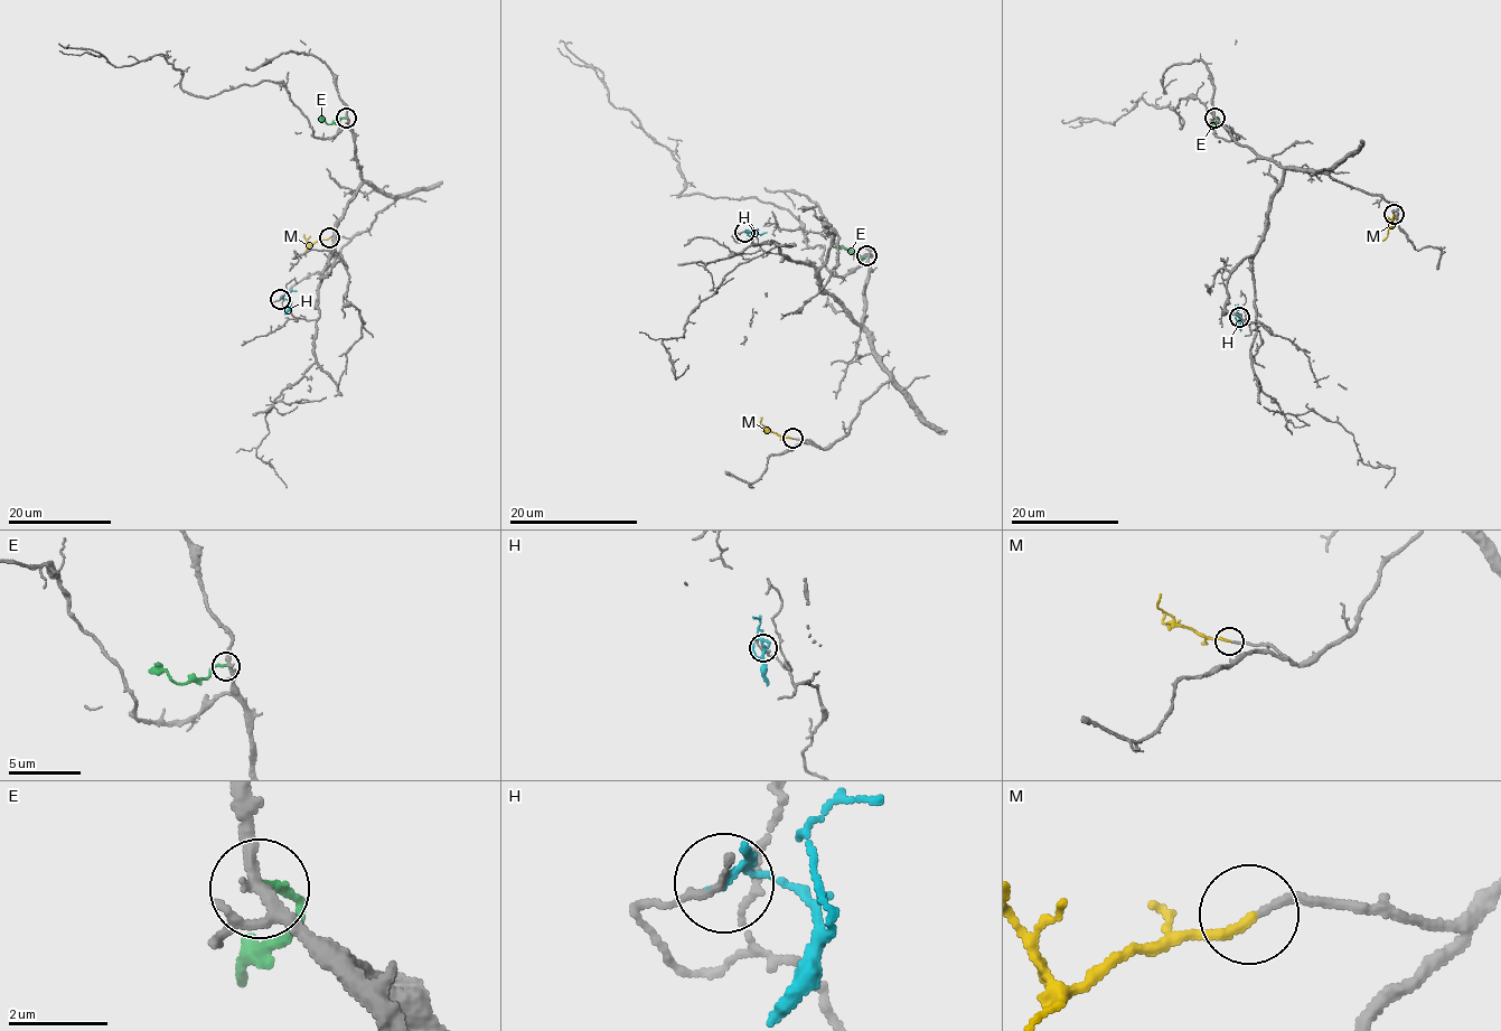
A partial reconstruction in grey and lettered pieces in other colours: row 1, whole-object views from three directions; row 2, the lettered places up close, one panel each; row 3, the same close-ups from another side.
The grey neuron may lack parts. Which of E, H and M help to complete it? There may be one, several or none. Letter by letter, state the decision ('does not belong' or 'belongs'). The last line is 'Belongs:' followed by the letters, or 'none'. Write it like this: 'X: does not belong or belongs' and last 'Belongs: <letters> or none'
E: does not belong
H: does not belong
M: belongs
Belongs: M

